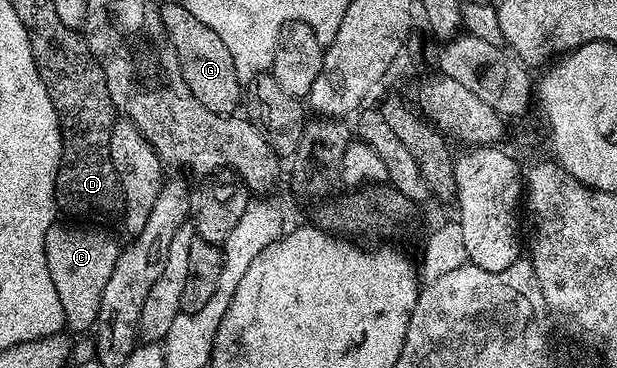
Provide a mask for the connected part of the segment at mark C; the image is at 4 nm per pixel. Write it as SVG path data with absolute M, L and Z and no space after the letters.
M62 223L53 224L51 225L49 231L46 232L46 237L45 237L46 263L47 263L47 266L49 267L50 278L53 279L53 285L57 287L57 295L58 295L58 299L60 299L61 301L64 324L66 325L66 328L69 331L71 329L73 331L87 330L88 332L89 330L92 330L94 328L95 321L99 317L101 294L103 291L105 291L105 286L107 283L109 283L109 279L112 278L113 269L114 267L116 267L117 259L119 258L119 254L121 252L121 245L118 245L116 239L109 232L103 230L106 228L103 228L102 226L78 225L75 223L67 223L67 224L71 224L71 225L62 225Z

